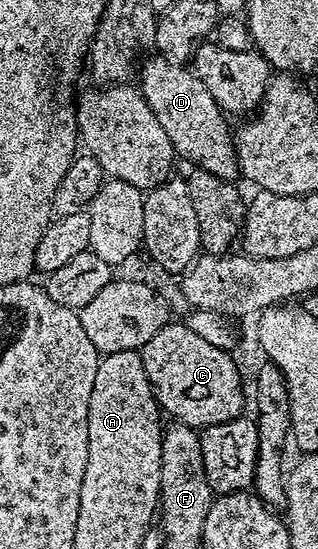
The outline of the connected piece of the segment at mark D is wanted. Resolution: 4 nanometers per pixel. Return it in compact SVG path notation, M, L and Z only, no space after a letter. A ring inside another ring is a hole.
M158 53L153 54L153 59L147 59L143 60L138 71L138 90L150 105L154 117L158 117L158 125L166 129L166 137L170 137L170 145L176 150L177 156L192 163L188 165L193 168L214 173L214 177L235 180L238 166L234 131L231 126L228 128L229 120L214 97L210 97L206 85L198 81L195 71L172 63Z

